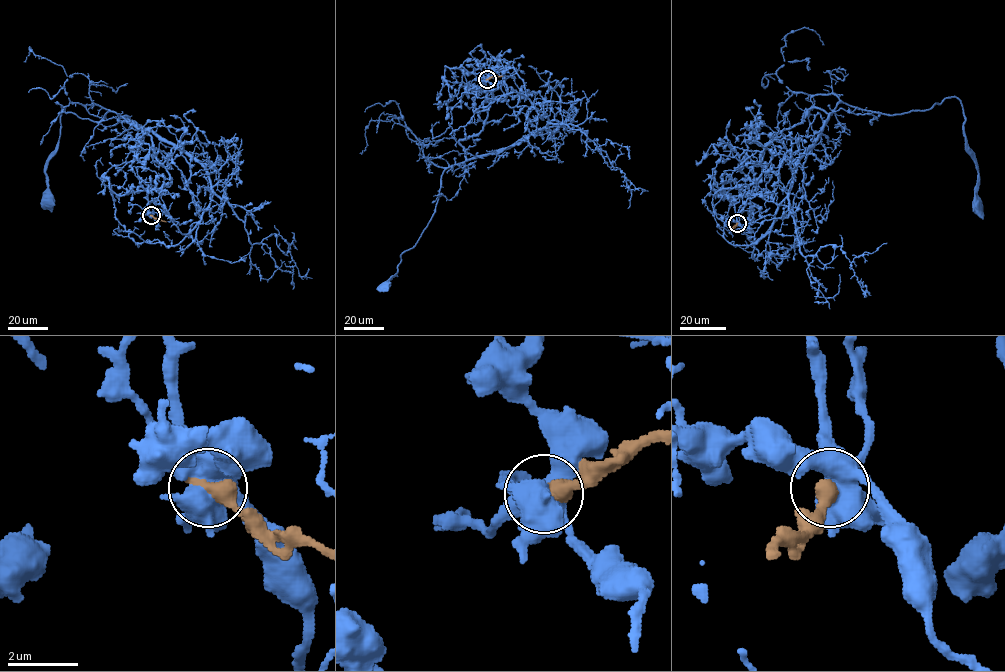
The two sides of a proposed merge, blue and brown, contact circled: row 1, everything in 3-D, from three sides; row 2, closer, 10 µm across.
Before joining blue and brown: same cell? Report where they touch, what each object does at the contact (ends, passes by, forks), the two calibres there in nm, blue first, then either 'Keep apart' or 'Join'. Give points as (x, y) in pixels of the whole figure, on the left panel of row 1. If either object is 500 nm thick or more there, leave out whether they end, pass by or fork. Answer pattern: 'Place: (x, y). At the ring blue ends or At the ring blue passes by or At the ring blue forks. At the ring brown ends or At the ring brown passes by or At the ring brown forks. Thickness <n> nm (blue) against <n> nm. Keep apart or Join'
Place: (151, 215). Thickness 550 nm (blue) against 480 nm. Join

